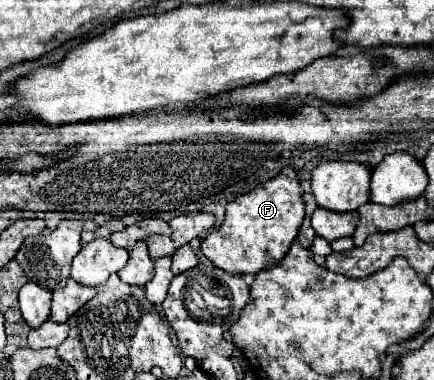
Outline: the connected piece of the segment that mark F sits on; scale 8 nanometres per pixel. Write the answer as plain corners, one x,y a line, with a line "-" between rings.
285,166
279,176
267,182
267,186
255,188
227,204
223,224
201,242
203,256
229,274
257,274
271,264
281,262
305,218
305,202
301,194
303,190
295,170

